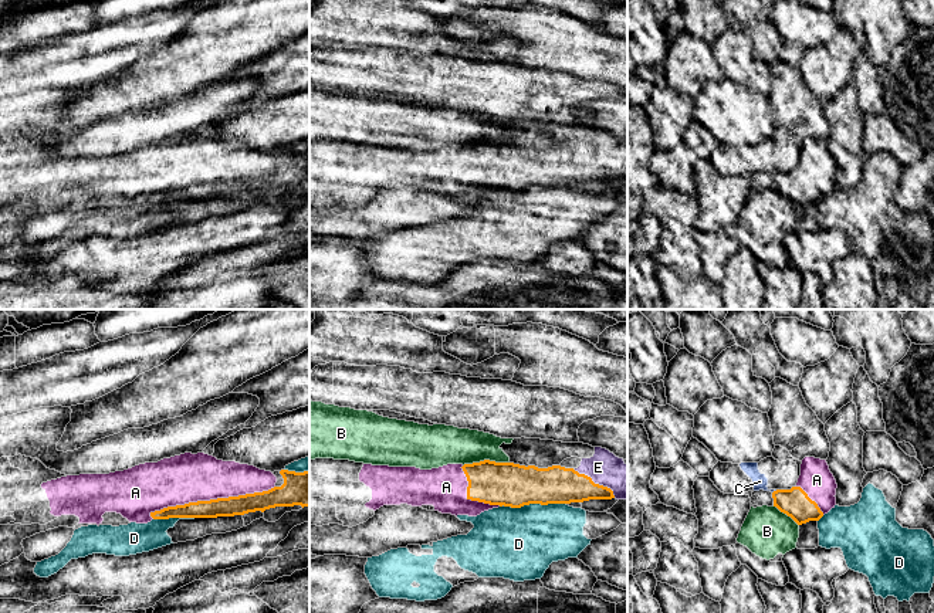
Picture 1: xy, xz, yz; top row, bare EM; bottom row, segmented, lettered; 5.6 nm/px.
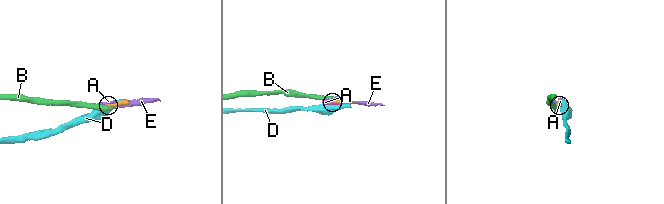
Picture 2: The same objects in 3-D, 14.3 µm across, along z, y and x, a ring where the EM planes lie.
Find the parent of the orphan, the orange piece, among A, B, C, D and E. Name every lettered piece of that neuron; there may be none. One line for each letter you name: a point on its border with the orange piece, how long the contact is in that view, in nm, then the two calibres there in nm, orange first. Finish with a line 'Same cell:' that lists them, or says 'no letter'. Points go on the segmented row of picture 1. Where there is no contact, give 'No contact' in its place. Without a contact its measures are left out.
A: Touches orange at xy (212, 500). Shared border 750 nm. Thickness 110 nm (orange) against 280 nm
E: Touches orange at xz (596, 484). Shared border 280 nm. Thickness 220 nm (orange) against 200 nm
Same cell: A, E

